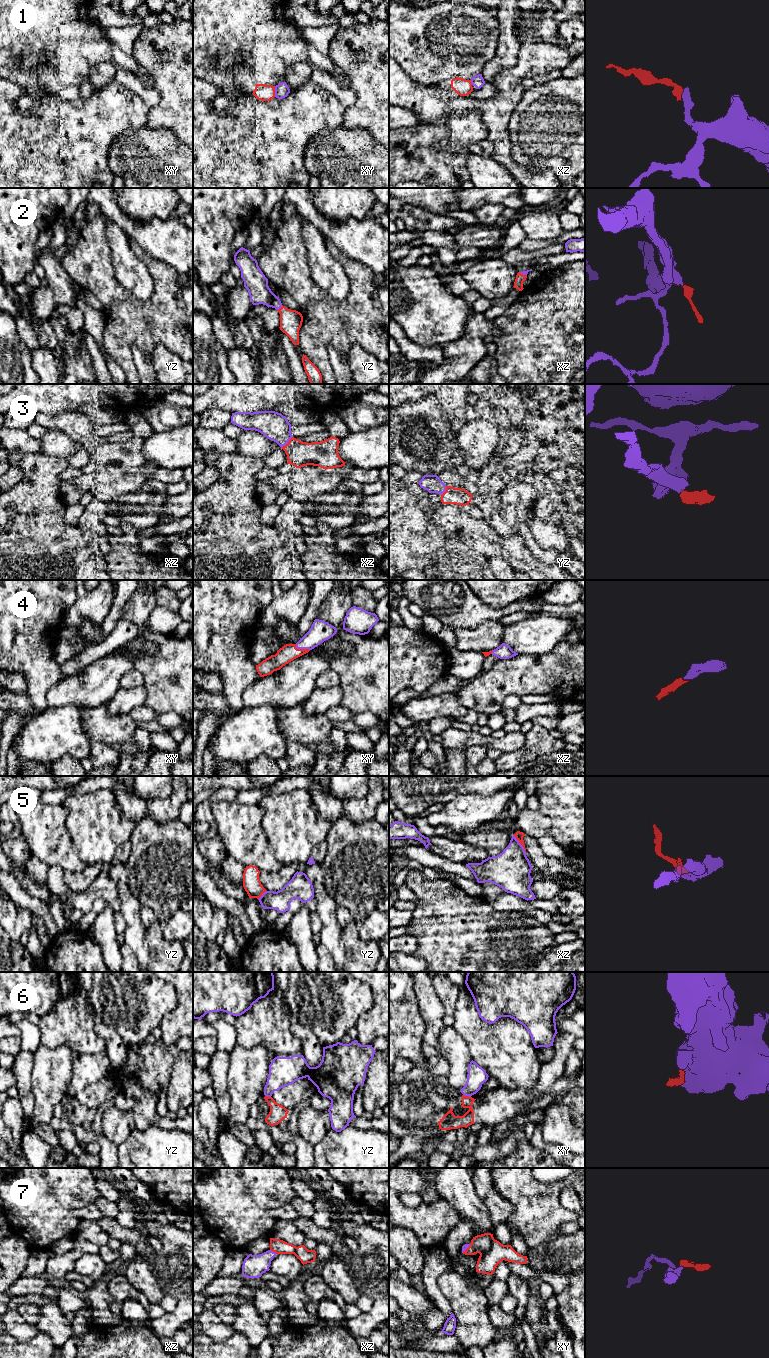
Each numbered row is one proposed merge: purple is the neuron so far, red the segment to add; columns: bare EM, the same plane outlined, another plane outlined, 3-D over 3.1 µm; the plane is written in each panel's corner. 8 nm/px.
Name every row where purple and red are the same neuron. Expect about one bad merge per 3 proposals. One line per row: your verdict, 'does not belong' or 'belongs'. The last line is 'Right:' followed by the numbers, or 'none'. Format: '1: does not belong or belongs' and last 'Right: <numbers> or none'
1: does not belong
2: belongs
3: belongs
4: belongs
5: does not belong
6: does not belong
7: belongs
Right: 2, 3, 4, 7

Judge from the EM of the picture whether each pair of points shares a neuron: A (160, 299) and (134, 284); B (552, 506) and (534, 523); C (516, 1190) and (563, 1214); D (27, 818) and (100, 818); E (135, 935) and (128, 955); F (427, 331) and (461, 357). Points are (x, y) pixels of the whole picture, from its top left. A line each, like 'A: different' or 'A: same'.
A: different
B: different
C: same
D: different
E: different
F: different

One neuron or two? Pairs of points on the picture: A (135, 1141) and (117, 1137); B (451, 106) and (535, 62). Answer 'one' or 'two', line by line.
A: two
B: one

